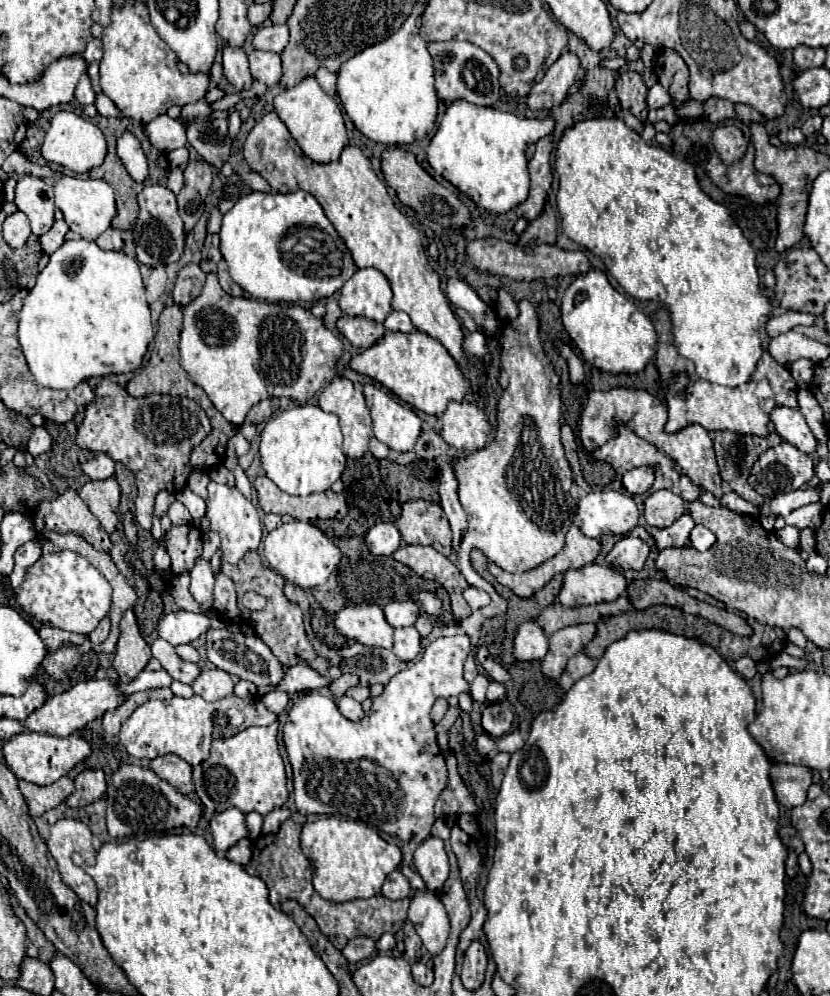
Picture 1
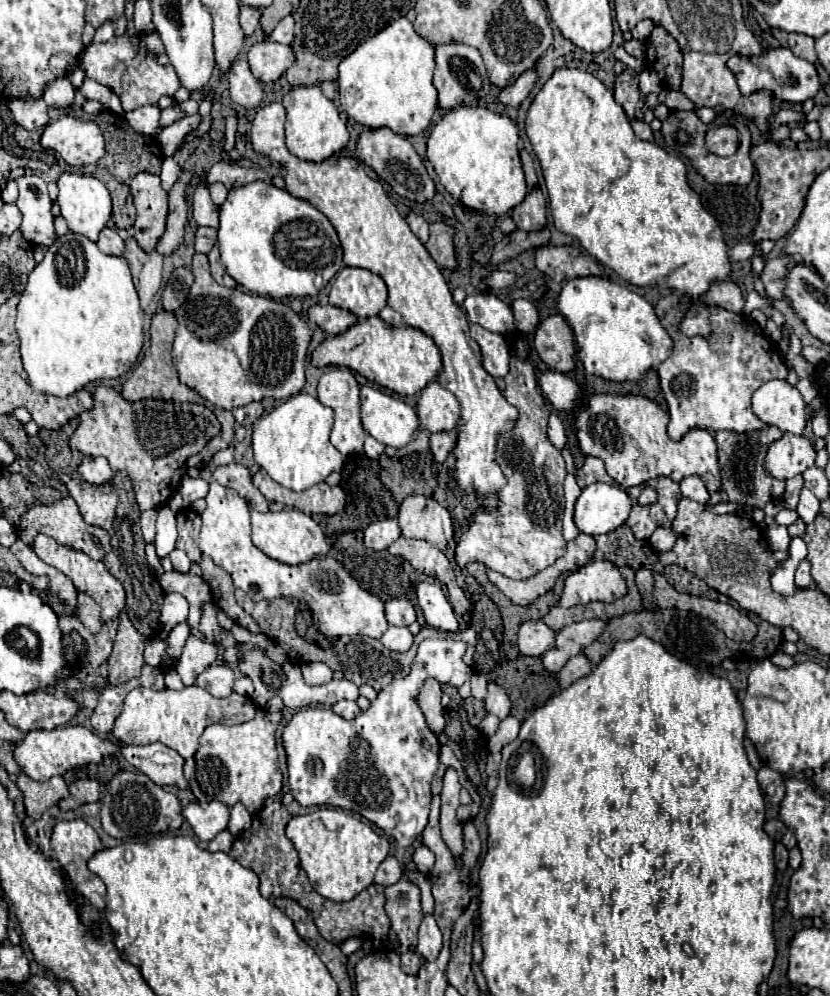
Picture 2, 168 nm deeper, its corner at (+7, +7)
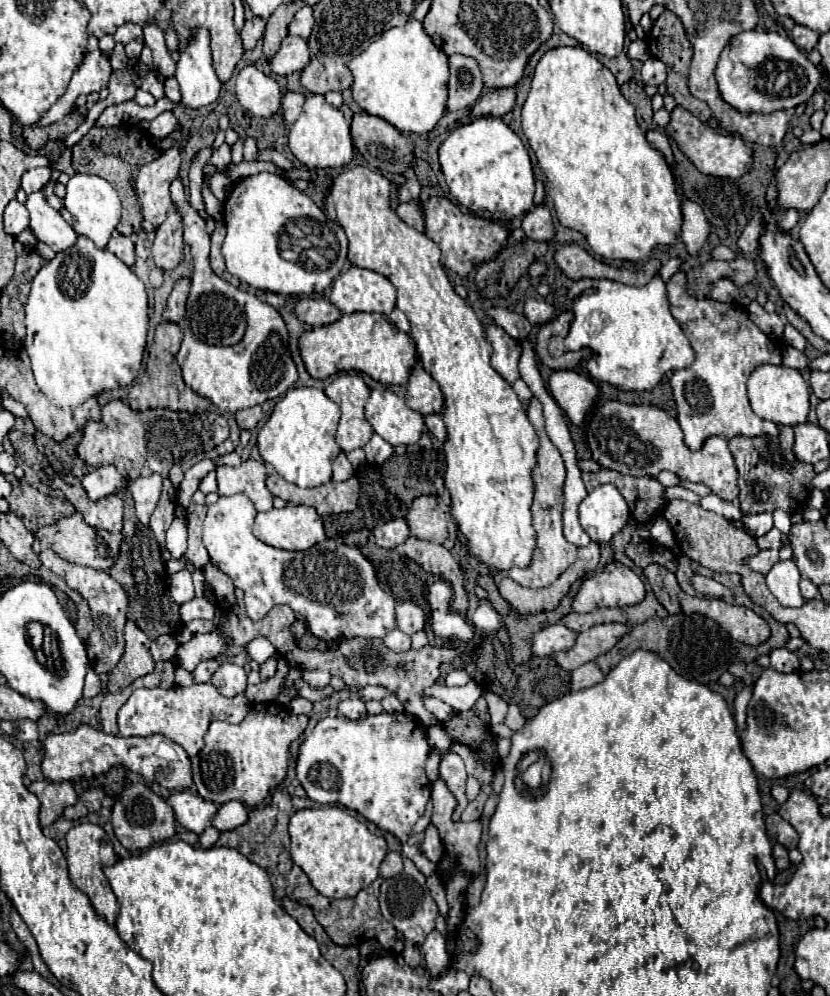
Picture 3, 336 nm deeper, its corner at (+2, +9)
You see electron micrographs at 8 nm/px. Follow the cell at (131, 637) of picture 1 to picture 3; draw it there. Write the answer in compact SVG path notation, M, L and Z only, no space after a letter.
M133 623L125 625L125 653L115 669L109 673L107 689L109 693L119 693L127 685L131 685L137 677L143 677L155 669L155 661L149 653L151 639Z

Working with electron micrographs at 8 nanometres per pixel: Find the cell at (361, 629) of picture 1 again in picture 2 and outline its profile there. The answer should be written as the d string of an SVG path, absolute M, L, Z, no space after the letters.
M204 467L200 477L208 483L210 491L206 495L206 509L202 511L202 531L200 531L200 549L204 555L212 557L216 565L226 569L234 585L248 593L254 601L260 599L274 599L274 597L288 597L306 601L312 609L312 619L318 631L326 637L342 637L342 635L366 635L380 639L386 629L388 621L384 617L384 603L364 591L358 581L354 581L348 571L330 555L314 557L308 565L284 565L280 561L270 559L264 555L254 543L250 541L250 511L244 501L234 489L218 485L214 481L212 471Z

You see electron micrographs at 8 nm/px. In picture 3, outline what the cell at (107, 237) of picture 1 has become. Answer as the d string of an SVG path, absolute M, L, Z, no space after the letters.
M115 231L111 235L111 239L109 239L107 249L111 253L115 253L127 267L133 267L133 263L135 263L135 247L133 247L133 241L129 237Z

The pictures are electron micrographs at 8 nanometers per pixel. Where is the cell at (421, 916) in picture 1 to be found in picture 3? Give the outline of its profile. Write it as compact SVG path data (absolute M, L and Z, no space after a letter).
M431 931L421 945L421 953L425 957L425 967L433 979L441 977L449 969L449 955L445 951L445 939L441 937L439 931Z

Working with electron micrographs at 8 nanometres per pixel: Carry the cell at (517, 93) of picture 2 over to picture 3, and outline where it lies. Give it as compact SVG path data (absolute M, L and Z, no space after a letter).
M515 87L495 89L481 95L477 105L471 107L473 117L503 117L515 105Z

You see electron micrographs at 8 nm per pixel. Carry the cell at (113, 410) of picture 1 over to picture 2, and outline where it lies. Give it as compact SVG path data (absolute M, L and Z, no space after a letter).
M96 387L94 407L80 413L80 425L70 437L70 447L88 457L106 457L112 471L126 471L132 479L140 511L158 509L178 491L186 473L186 459L204 449L220 433L214 413L198 403L172 403L162 399L126 401L112 387Z

